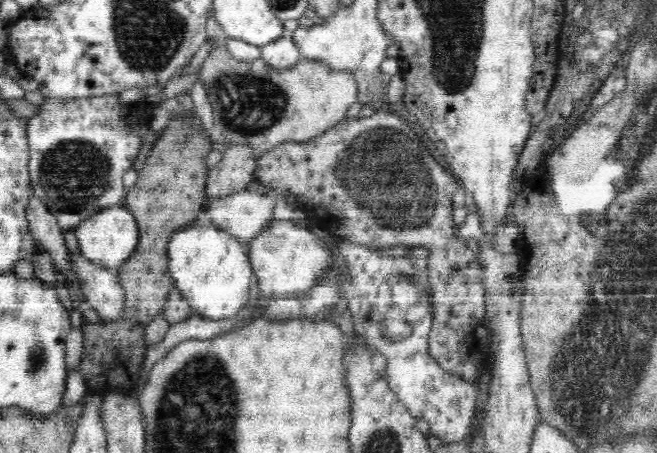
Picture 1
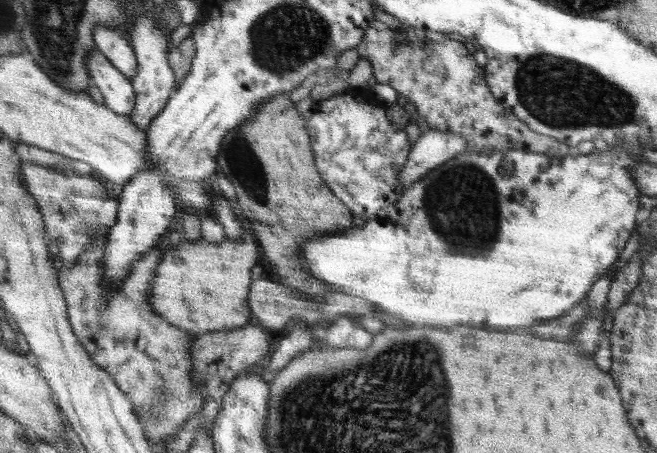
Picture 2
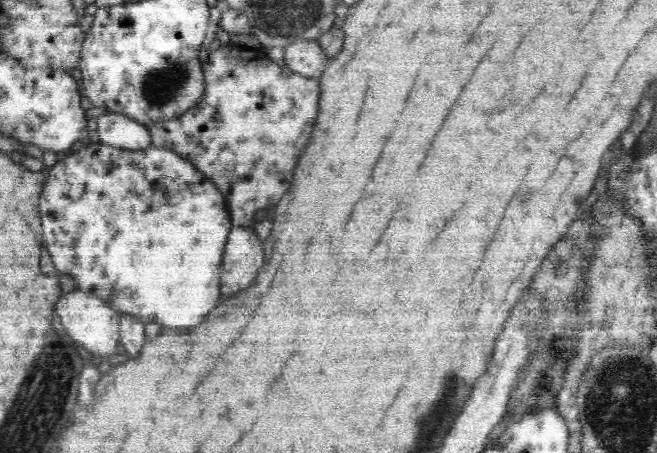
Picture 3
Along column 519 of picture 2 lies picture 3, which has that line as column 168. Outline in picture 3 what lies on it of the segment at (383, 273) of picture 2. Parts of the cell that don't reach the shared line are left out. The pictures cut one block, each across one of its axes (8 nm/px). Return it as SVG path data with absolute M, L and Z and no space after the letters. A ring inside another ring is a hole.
M90 143L57 161L46 173L40 196L44 240L56 268L74 278L81 291L98 295L120 313L170 328L196 326L216 308L221 264L232 227L226 200L218 188L185 158L168 149L130 150Z

